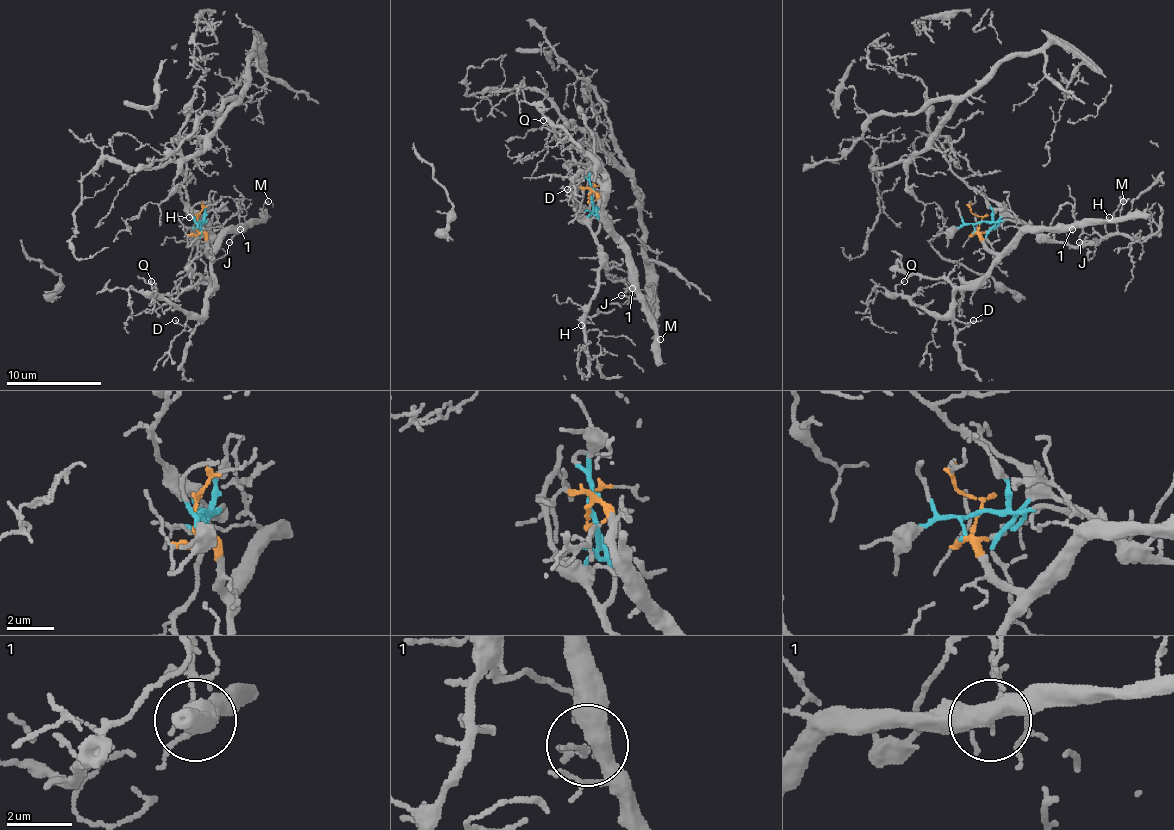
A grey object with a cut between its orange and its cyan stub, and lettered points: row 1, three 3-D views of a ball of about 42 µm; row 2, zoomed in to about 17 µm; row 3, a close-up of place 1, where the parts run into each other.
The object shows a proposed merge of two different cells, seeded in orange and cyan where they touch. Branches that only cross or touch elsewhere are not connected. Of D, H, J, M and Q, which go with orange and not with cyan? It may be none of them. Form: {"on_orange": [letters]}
{"on_orange": ["D", "J", "M", "Q"]}

